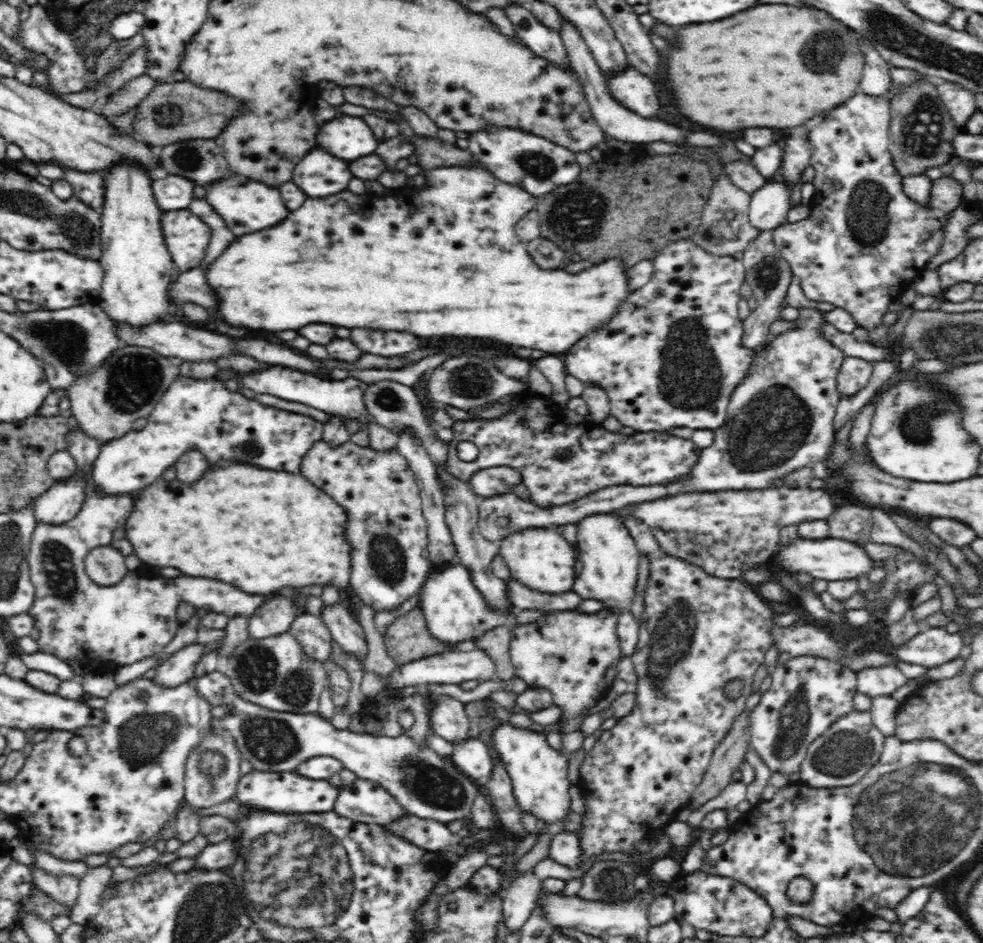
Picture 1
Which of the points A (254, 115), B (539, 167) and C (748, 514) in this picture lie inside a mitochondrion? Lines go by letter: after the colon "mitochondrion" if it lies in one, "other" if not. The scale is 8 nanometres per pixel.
A: other
B: mitochondrion
C: other

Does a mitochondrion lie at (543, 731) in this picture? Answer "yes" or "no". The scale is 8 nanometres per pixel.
no

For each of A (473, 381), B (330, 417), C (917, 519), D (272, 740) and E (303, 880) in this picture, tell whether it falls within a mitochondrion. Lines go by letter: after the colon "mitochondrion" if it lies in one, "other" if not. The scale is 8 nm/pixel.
A: mitochondrion
B: other
C: other
D: mitochondrion
E: mitochondrion

